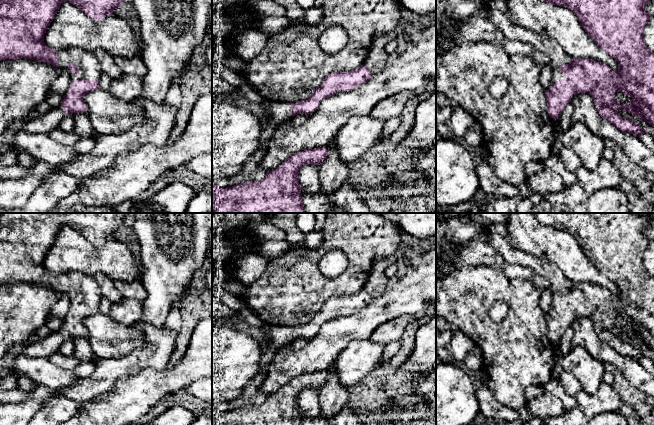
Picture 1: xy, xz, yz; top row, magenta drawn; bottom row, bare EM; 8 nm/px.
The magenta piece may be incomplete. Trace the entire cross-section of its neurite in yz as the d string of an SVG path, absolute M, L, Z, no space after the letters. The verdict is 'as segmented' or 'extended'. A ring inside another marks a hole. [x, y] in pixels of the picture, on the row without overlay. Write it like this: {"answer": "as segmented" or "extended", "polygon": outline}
{"answer": "extended", "polygon": "M534 213L537 220L544 226L552 229L558 229L569 232L577 240L585 256L606 278L614 282L619 290L618 295L612 294L608 289L587 282L572 282L561 270L548 260L538 258L515 249L510 237L499 235L491 225L486 228L485 241L491 244L509 264L517 264L535 271L542 277L546 278L552 286L552 305L551 310L545 315L549 340L557 343L563 336L565 330L570 326L575 318L589 317L592 319L598 338L612 347L622 356L640 360L648 356L642 353L631 343L621 341L619 334L626 335L632 339L642 342L646 347L654 351L654 276L646 269L643 254L650 244L651 240L644 234L644 230L650 225L645 216L636 213ZM620 315L624 319L630 319L632 324L627 328L617 327L615 316Z"}

